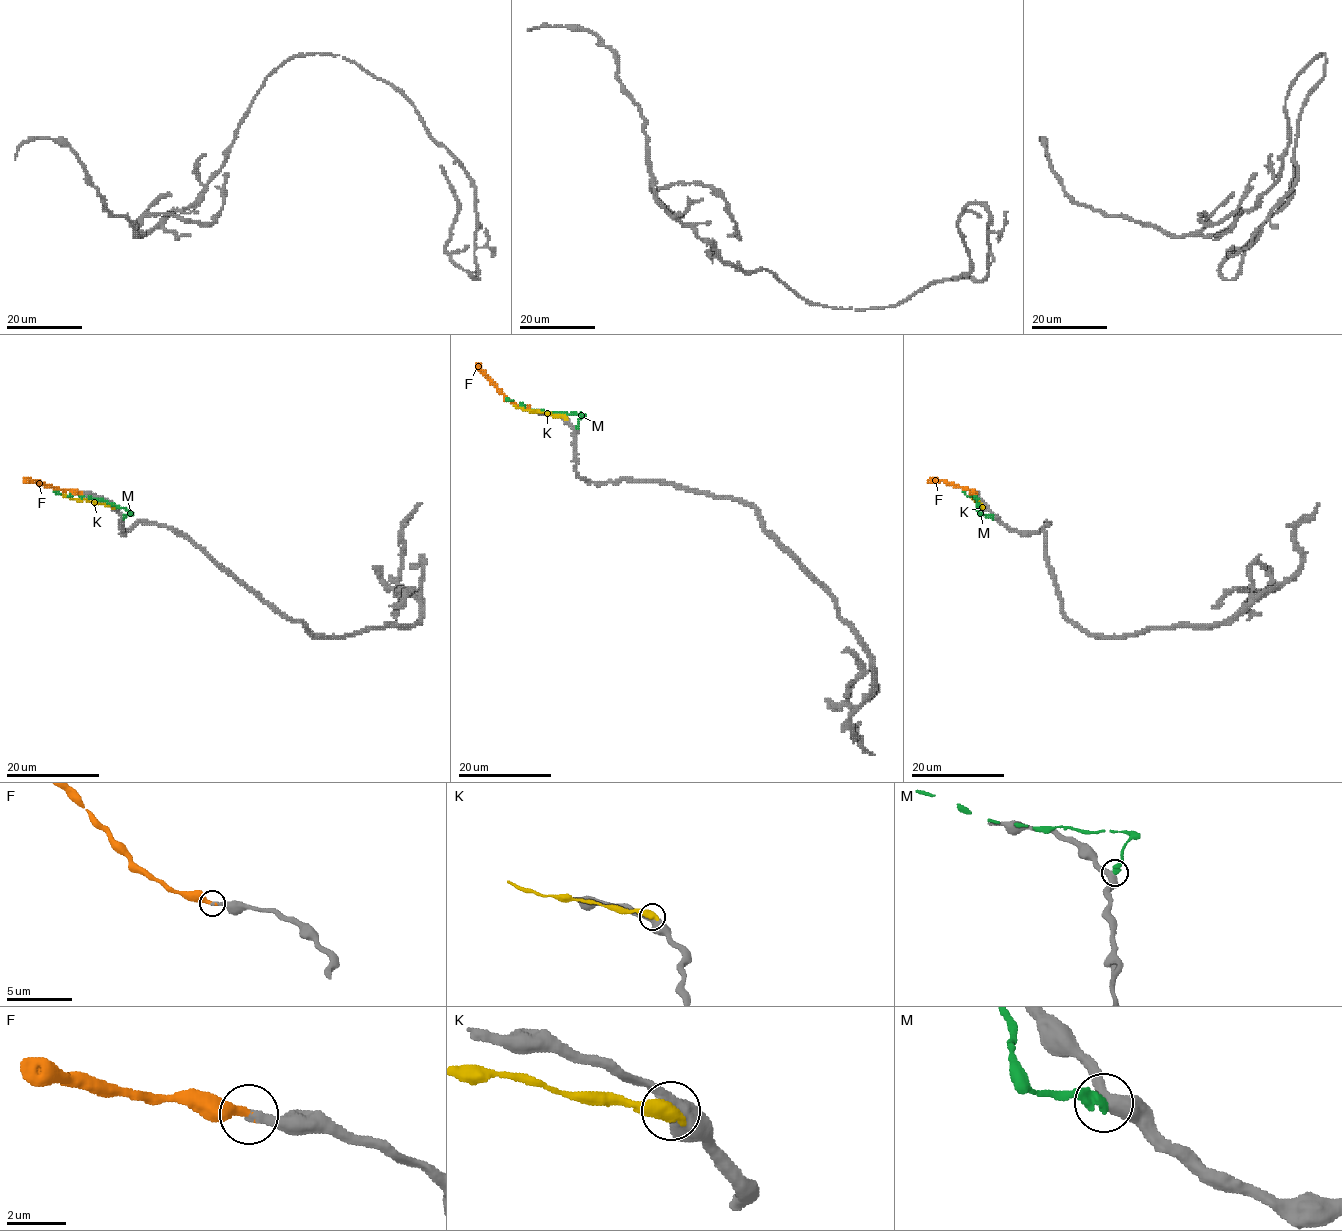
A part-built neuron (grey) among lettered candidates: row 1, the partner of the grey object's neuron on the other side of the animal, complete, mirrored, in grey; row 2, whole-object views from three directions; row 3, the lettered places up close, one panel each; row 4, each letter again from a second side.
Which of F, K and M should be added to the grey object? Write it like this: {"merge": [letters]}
{"merge": ["F"]}

